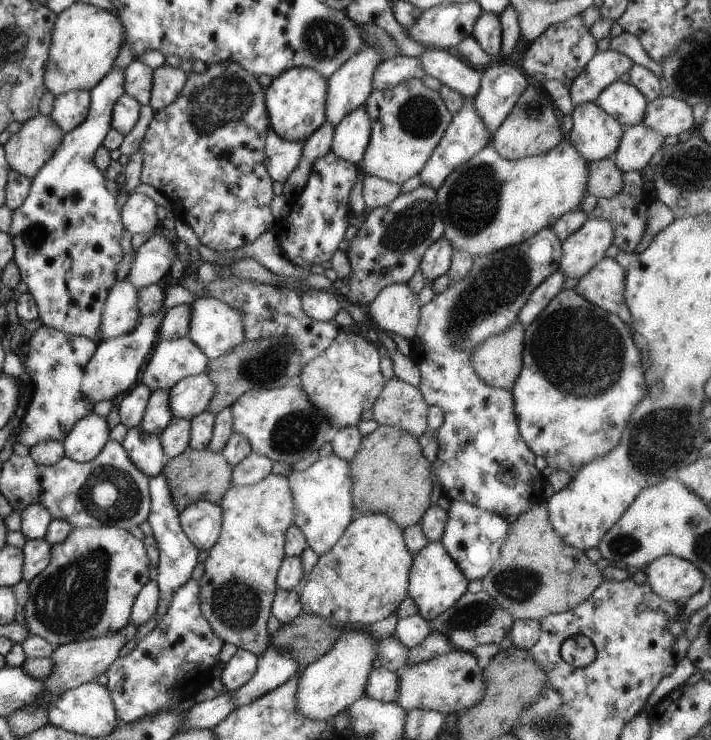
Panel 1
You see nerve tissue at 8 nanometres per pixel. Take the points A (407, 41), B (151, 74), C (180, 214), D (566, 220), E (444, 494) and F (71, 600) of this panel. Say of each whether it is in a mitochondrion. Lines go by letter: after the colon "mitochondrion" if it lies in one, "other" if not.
A: other
B: other
C: other
D: other
E: other
F: mitochondrion

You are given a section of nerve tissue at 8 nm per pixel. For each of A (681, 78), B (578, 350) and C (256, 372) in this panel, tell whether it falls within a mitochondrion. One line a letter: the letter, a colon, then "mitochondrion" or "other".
A: mitochondrion
B: mitochondrion
C: mitochondrion

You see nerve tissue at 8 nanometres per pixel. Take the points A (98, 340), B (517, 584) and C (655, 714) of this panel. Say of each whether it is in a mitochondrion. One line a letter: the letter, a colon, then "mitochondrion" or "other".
A: other
B: mitochondrion
C: other

